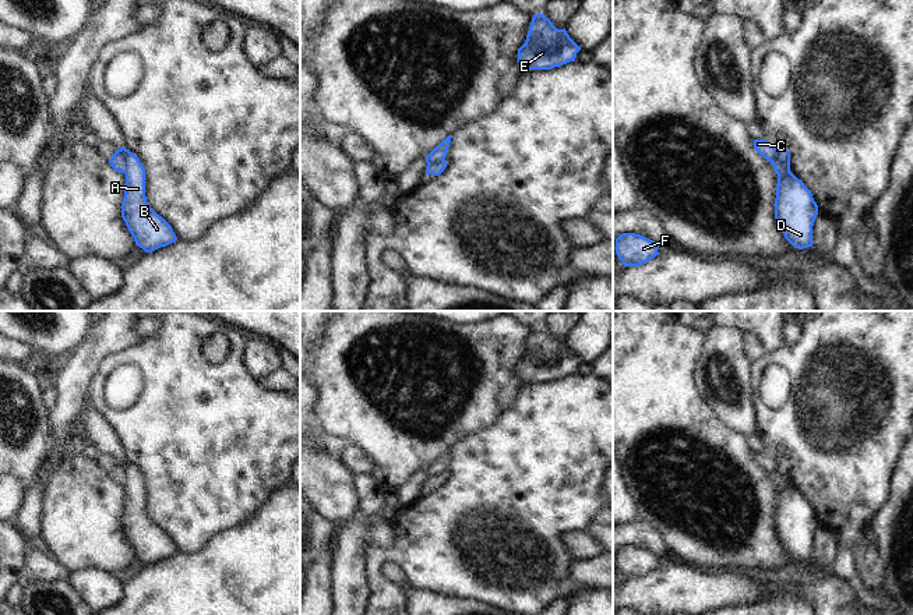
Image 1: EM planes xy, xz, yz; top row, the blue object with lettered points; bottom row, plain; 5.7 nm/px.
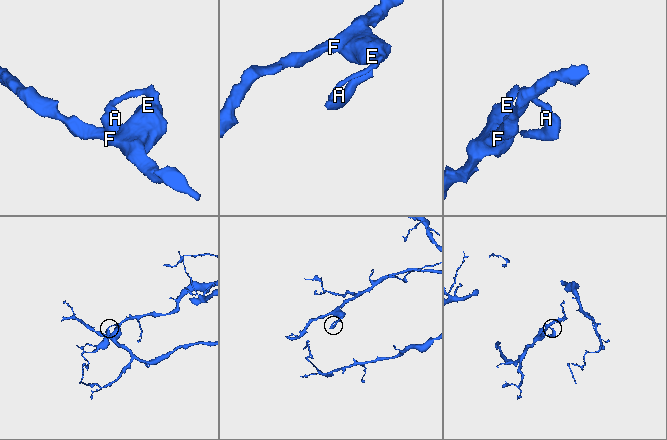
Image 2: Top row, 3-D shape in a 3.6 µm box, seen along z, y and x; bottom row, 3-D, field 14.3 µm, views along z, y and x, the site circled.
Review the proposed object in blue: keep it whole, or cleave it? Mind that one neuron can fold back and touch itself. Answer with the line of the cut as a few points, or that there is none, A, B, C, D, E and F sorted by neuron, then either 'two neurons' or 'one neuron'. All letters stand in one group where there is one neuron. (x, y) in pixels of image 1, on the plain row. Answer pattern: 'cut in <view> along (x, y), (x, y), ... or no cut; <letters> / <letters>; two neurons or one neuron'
cut in yz along (775, 460), (778, 474), (789, 480); A B D / C E F; two neurons

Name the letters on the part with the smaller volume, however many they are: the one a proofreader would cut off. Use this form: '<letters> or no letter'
A, B, D

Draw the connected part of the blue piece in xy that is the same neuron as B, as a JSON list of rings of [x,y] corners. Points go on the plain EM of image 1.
[[[124,462],[126,496],[121,515],[121,530],[135,558],[145,565],[152,565],[177,552],[172,538],[159,529],[147,515],[145,509],[145,481],[140,471]]]

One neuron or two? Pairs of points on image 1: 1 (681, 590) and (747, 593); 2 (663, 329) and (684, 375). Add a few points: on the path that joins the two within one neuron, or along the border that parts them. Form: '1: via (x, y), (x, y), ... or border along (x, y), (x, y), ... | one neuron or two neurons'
1: via (698, 590), (730, 590) | one neuron
2: via (663, 340), (663, 354), (673, 364) | one neuron

